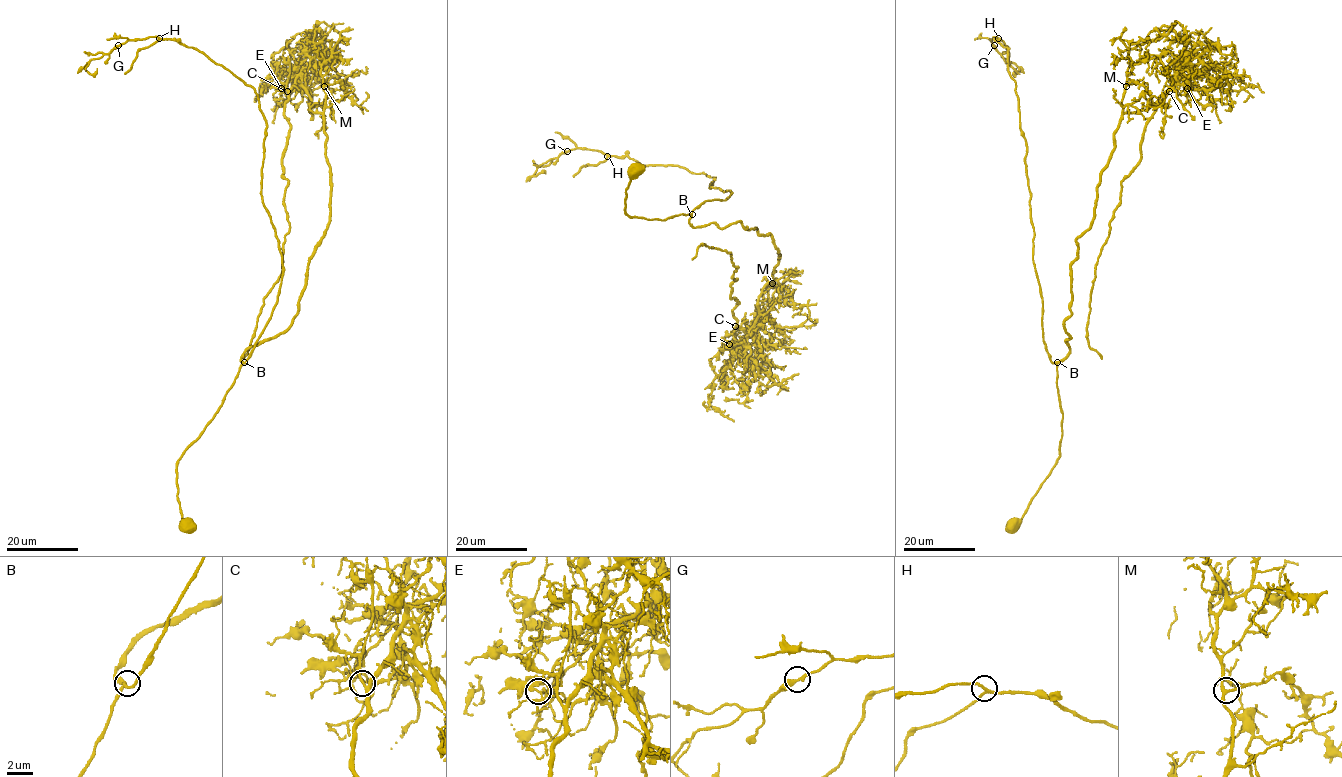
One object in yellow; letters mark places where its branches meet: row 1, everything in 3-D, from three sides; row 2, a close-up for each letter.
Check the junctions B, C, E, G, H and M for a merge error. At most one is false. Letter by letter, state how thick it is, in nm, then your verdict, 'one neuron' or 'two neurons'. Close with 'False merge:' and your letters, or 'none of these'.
B: calibre 220 nm; one neuron
C: calibre 240 nm; one neuron
E: calibre 100 nm; two neurons
G: calibre 280 nm; one neuron
H: calibre 200 nm; one neuron
M: calibre 240 nm; one neuron
False merge: E

